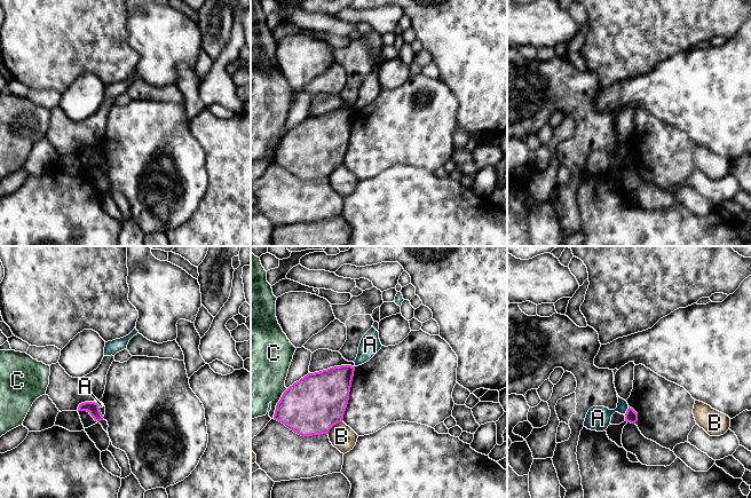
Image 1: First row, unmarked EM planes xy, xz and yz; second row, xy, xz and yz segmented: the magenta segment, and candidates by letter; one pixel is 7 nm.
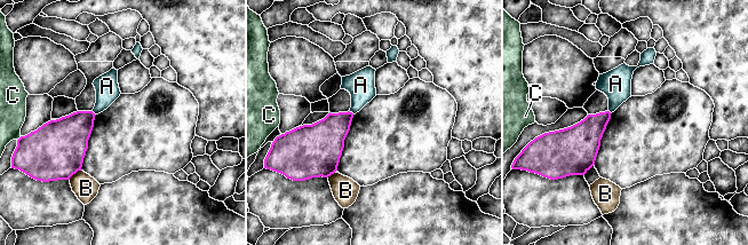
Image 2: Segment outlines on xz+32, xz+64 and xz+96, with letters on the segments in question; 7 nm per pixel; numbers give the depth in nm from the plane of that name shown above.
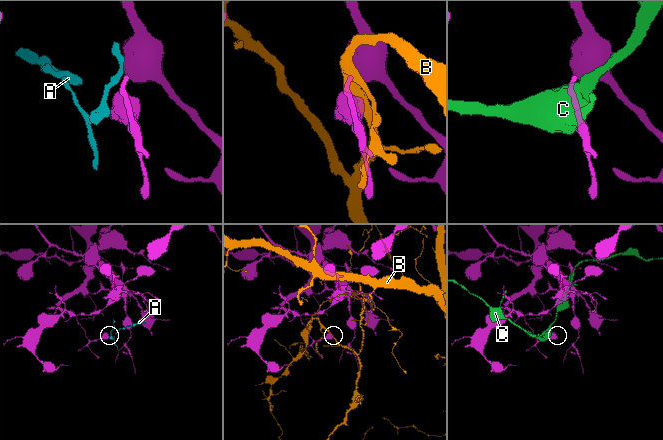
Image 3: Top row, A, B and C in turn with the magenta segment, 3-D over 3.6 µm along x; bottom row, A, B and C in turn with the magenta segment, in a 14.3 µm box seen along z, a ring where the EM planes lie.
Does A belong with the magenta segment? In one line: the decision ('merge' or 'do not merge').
do not merge

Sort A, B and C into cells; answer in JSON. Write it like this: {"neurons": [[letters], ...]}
{"neurons": [["A"], ["B"], ["C"]]}

